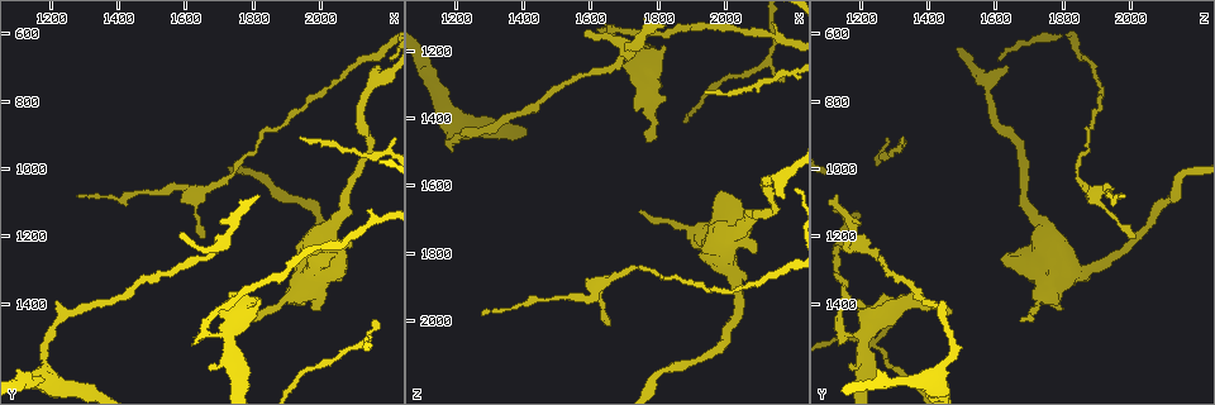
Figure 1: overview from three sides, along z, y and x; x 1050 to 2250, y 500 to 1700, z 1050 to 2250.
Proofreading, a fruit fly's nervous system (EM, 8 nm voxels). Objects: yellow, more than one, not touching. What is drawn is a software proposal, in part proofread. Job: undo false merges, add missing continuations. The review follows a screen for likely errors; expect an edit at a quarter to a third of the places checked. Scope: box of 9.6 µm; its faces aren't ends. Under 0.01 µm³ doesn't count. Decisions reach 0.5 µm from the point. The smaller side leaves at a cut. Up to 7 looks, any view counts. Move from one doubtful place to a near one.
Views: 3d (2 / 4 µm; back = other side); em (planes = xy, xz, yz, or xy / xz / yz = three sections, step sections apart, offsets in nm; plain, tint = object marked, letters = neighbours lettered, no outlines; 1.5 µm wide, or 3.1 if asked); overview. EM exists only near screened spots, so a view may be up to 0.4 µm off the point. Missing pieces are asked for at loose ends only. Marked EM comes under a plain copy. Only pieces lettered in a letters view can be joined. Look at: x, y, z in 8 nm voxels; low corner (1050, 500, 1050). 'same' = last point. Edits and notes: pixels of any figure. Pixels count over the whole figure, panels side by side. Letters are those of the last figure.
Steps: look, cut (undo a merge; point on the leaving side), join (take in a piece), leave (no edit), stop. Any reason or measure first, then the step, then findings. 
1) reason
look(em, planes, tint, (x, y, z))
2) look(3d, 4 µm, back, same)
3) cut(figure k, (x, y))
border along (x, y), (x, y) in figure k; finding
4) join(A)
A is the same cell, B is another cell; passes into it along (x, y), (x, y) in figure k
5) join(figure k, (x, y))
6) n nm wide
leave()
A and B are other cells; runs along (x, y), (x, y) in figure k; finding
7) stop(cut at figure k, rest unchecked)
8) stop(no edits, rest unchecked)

branch stops here
look(em, planes, letters, (2080, 1220, 1790))

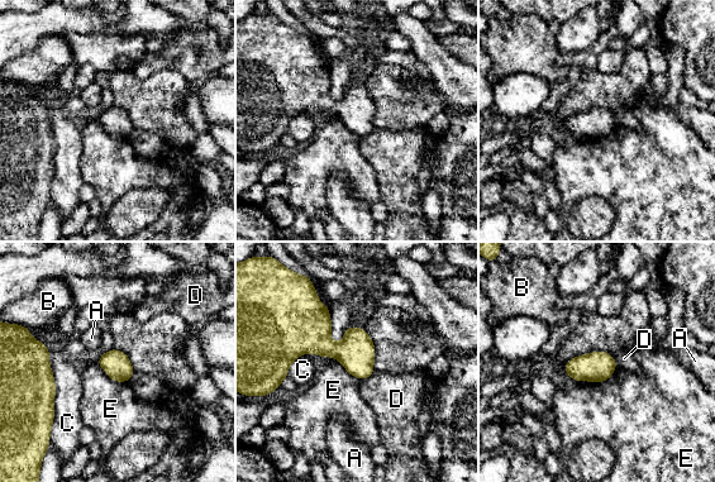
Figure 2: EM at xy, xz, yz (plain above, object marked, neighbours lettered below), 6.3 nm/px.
leave()
A, B, C, D and E are other cells; none of them fits

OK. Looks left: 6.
look(3d, 2 µm, (1990, 1420, 1790))

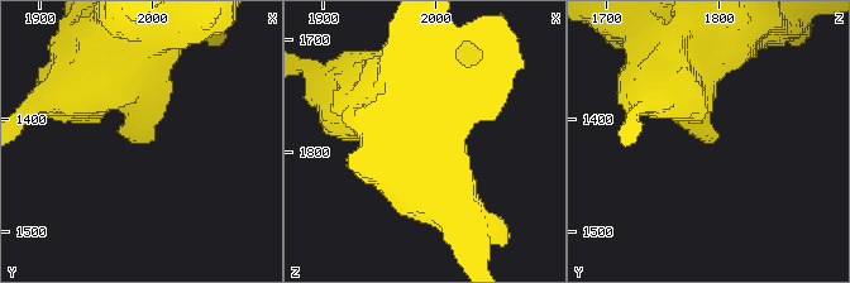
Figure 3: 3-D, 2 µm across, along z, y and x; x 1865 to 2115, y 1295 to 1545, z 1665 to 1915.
look(em, yz, step 4, tint, (1994, 1420, 1790))

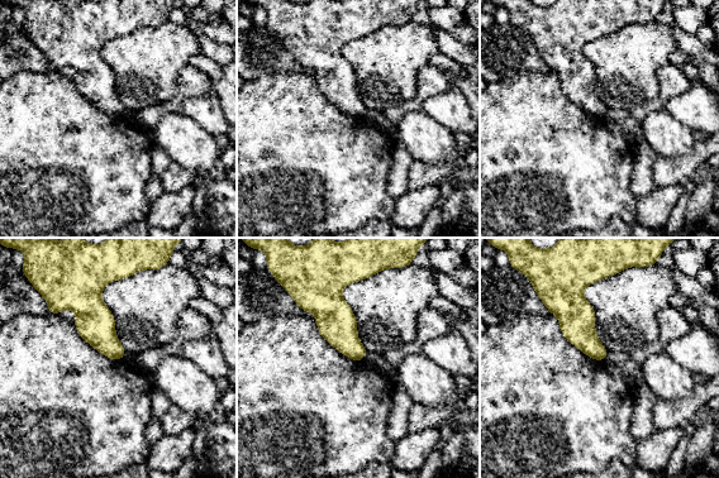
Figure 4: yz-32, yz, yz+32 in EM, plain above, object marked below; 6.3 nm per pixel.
look(em, planes, letters, same)

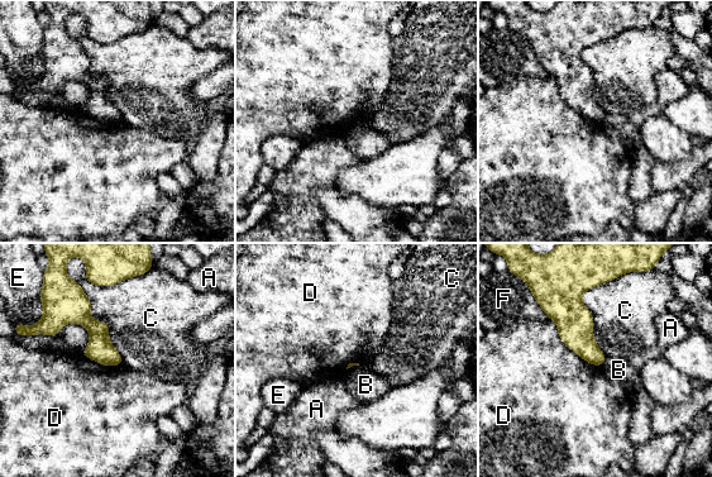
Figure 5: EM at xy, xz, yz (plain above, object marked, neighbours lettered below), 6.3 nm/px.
leave()
A, B, C, D, E and F are other cells; none of them fits

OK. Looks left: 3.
an open end
look(3d, 2 µm, (1590, 1190, 1140))

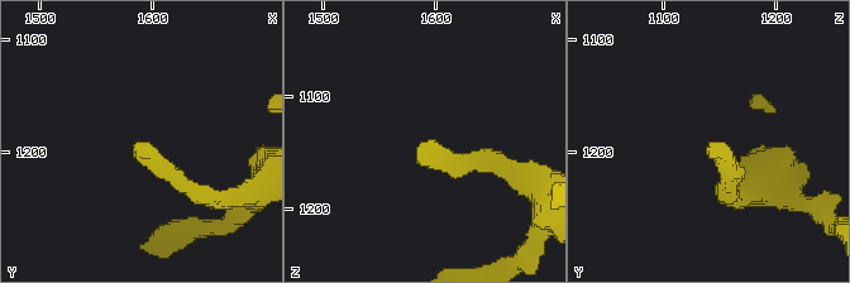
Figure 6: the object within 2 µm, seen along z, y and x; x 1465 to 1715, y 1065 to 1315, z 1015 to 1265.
look(em, planes, letters, (1586, 1192, 1142))

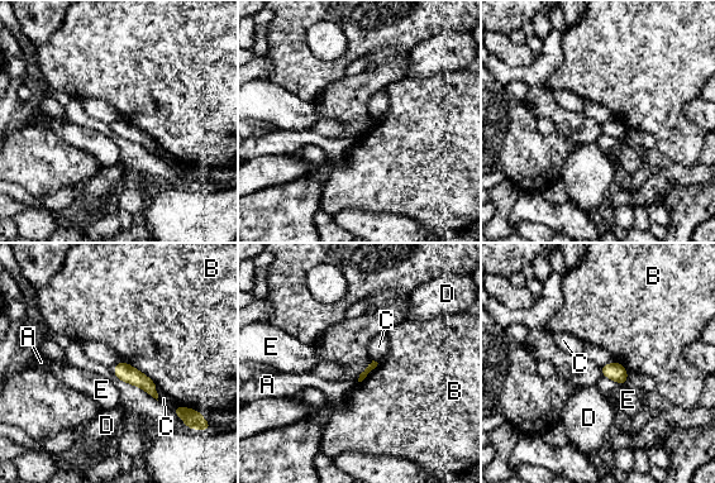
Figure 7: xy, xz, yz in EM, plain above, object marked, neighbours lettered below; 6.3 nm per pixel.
leave()
A, B, C, D and E are other cells; border along (122, 359), (156, 383) in figure 7; no lettered piece goes on from it

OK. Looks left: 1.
stop(no edits, rest unchecked)

